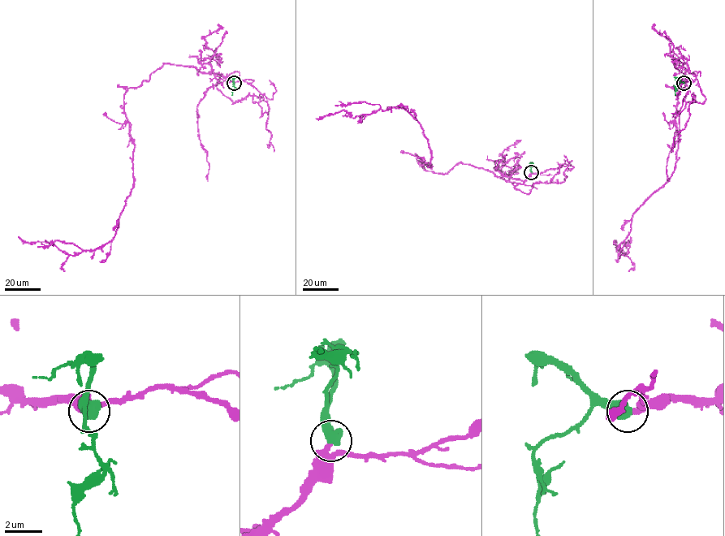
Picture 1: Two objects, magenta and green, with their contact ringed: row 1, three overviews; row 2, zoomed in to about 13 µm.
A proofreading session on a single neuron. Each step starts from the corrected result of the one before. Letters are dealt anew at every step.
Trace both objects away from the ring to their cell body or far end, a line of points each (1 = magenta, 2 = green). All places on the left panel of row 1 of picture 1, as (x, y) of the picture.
1: (234, 83), (165, 63), (127, 90), (133, 187), (106, 243), (71, 255), (18, 236)
2: (234, 83), (235, 88), (231, 95)

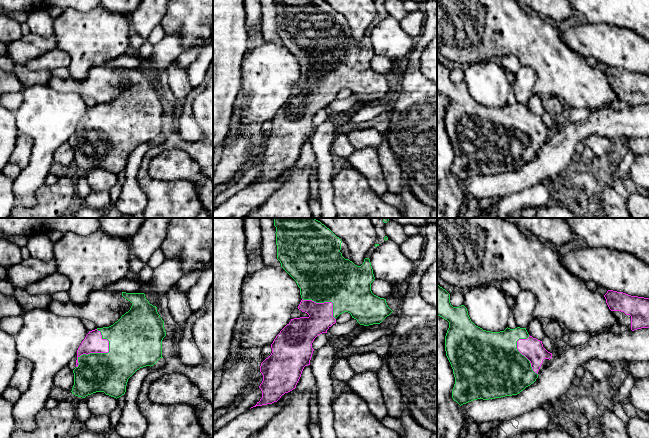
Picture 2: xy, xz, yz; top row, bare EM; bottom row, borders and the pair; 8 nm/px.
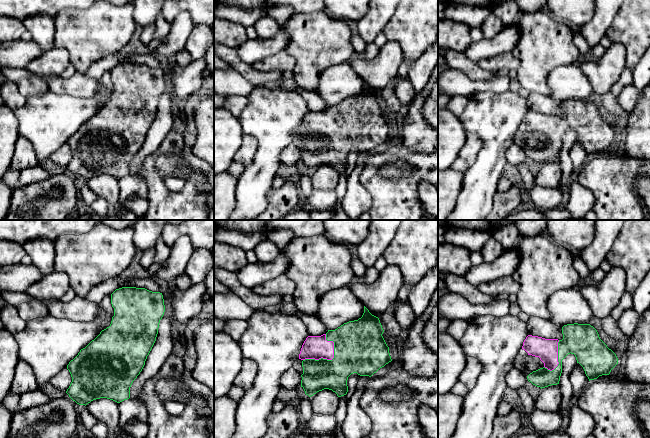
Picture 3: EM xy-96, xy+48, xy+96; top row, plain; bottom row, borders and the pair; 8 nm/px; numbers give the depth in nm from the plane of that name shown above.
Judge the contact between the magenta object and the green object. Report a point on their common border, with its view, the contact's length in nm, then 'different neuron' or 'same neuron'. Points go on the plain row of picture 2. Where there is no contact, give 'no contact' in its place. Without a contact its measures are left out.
xy (100, 128) | 360 nm | same neuron

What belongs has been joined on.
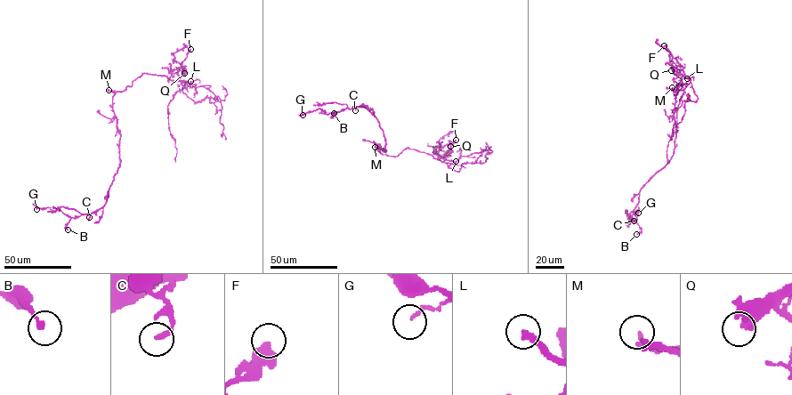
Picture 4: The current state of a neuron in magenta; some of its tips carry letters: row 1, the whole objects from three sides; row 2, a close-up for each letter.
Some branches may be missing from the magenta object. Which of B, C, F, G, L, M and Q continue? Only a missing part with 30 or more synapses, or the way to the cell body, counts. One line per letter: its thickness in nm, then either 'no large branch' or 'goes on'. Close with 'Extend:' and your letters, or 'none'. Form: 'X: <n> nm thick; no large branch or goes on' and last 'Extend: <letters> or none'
B: 190 nm thick; no large branch
C: 240 nm thick; no large branch
F: 400 nm thick; no large branch
G: 120 nm thick; no large branch
L: 320 nm thick; goes on
M: 170 nm thick; no large branch
Q: 440 nm thick; no large branch
Extend: L

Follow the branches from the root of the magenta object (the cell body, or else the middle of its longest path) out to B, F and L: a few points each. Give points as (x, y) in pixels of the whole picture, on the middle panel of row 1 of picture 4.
B: (378, 150), (385, 150), (385, 138), (377, 120), (368, 109), (363, 107), (346, 108), (331, 117), (334, 113)
F: (378, 150), (397, 156), (407, 148), (413, 149), (443, 162), (436, 152), (456, 140)
L: (378, 150), (383, 154), (397, 156), (408, 148), (428, 153), (454, 165), (456, 161)

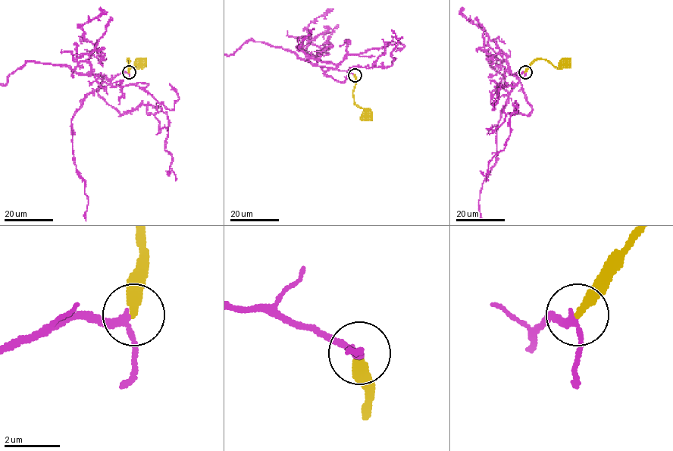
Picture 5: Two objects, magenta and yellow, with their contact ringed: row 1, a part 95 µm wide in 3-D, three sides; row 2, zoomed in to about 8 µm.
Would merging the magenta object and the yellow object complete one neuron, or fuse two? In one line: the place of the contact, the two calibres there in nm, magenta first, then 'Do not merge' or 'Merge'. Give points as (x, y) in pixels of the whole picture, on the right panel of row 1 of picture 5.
Place: (525, 72). Thickness 190 nm (magenta) against 360 nm. Merge

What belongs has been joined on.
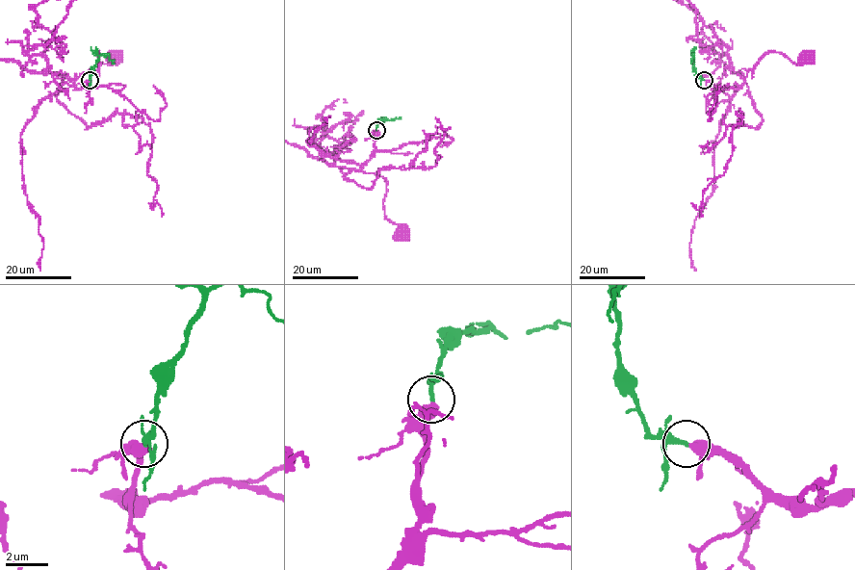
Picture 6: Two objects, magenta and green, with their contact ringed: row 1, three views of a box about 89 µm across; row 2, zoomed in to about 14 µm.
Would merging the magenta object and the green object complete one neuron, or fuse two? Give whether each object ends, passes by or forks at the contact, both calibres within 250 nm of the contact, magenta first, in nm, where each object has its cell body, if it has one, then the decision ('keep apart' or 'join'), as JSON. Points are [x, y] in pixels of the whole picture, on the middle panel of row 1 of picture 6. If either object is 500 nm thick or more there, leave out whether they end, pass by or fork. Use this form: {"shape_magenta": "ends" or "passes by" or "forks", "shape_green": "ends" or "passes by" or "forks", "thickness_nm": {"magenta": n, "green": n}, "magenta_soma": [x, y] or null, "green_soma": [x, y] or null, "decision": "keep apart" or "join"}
{"thickness_nm": {"magenta": 550, "green": 130}, "magenta_soma": [401, 233], "green_soma": null, "decision": "join"}

